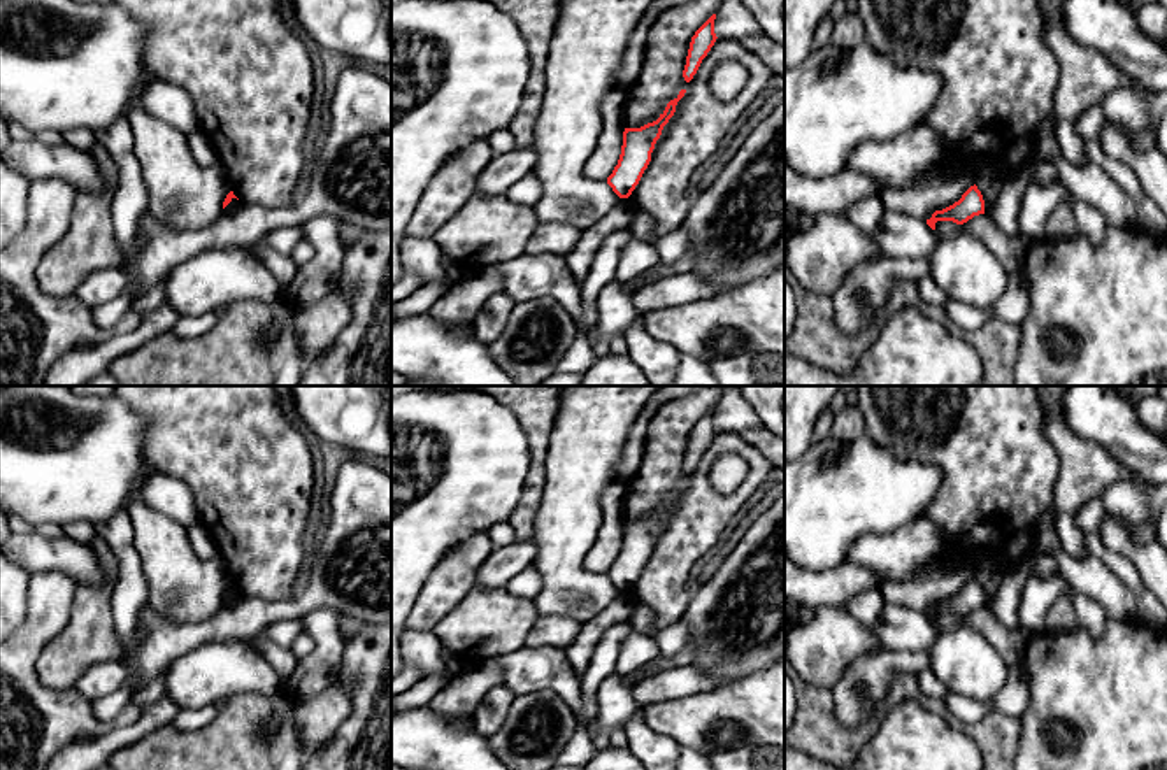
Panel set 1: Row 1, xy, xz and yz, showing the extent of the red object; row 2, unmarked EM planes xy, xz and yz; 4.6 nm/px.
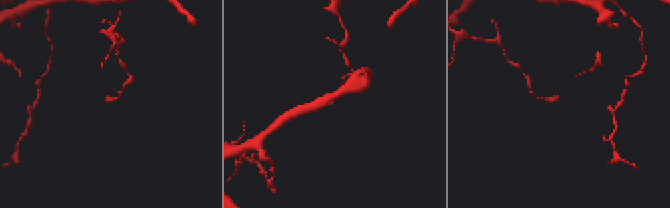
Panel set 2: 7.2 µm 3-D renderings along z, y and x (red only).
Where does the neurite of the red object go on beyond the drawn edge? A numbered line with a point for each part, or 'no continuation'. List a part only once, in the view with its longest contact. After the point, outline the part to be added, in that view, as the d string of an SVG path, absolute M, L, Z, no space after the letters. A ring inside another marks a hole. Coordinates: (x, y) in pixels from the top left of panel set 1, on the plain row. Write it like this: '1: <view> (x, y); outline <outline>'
no continuation

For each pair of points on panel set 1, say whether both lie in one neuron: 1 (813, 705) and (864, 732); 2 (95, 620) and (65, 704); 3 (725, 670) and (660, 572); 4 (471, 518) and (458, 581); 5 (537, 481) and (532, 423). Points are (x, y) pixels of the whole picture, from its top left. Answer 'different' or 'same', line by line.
1: same
2: different
3: different
4: different
5: same

